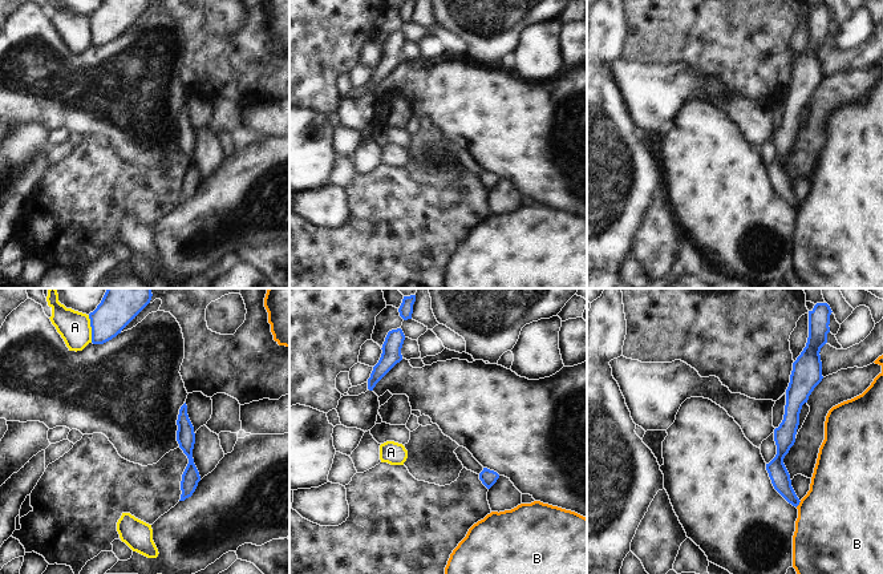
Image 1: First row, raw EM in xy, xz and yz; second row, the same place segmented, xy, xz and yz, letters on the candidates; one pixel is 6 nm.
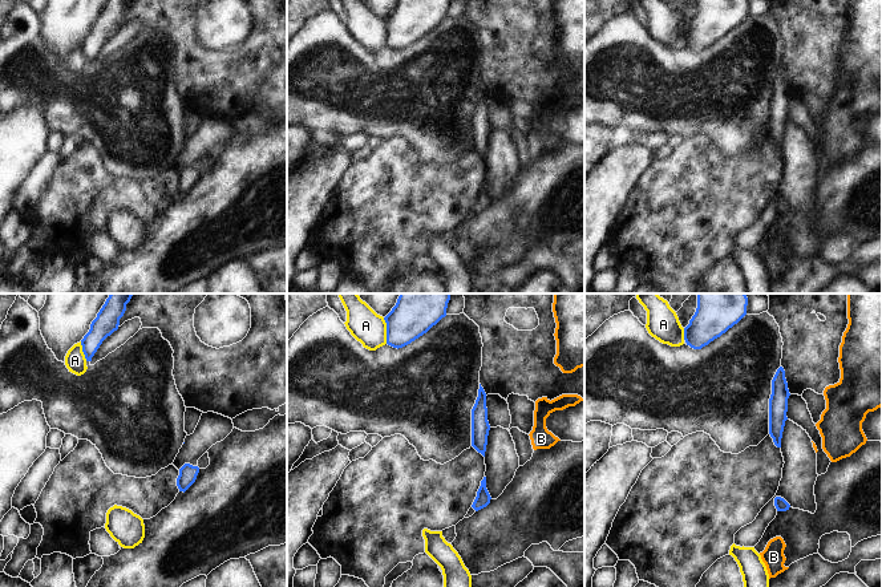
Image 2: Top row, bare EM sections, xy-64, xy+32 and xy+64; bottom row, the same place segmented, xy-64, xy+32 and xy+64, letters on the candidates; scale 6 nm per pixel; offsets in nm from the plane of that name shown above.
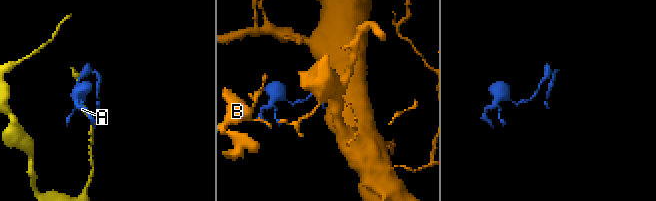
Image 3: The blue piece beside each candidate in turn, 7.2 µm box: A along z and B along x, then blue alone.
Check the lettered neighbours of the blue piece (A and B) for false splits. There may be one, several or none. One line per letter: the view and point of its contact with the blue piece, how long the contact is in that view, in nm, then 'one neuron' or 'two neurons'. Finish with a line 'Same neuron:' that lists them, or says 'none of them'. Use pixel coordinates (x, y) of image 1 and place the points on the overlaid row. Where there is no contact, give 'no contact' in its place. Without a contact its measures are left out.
A: contact xy (92, 328); length 170 nm; two neurons
B: contact yz (798, 504); length 50 nm; one neuron
Same neuron: B

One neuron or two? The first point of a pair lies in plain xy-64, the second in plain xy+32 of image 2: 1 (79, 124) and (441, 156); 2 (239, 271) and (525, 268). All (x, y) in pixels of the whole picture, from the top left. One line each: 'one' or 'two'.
1: one
2: two

